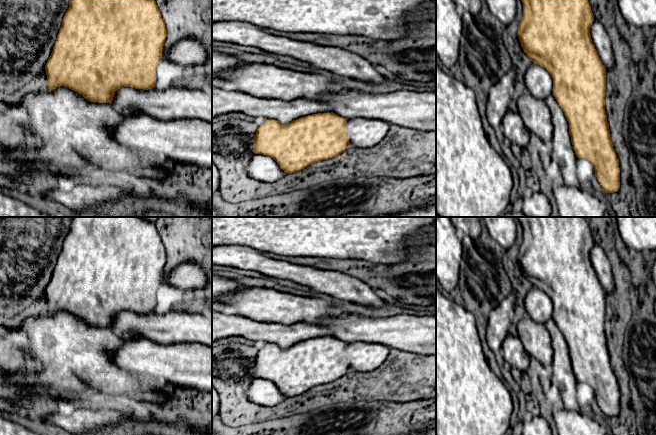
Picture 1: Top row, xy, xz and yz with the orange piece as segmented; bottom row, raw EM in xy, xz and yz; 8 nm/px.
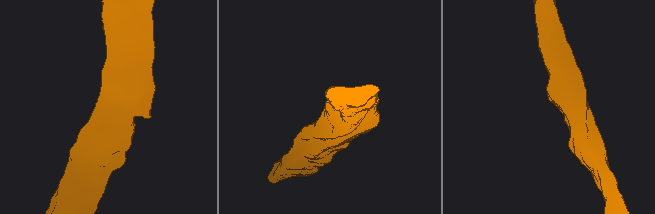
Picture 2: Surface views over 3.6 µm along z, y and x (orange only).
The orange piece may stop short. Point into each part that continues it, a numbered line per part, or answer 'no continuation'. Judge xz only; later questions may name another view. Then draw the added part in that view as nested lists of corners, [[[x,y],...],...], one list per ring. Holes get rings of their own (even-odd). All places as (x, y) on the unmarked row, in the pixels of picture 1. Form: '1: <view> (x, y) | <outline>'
1: xz (362, 356) | [[[369,342],[346,343],[348,363],[356,372],[371,372],[380,367],[387,359],[390,348],[383,344]]]

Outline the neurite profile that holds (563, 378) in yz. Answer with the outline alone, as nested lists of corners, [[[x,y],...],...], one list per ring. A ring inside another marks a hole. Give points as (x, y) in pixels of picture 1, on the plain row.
[[[549,319],[545,323],[545,326],[551,336],[553,347],[551,382],[558,389],[564,408],[572,411],[580,411],[577,401],[578,381],[571,366],[569,347],[553,319]]]

